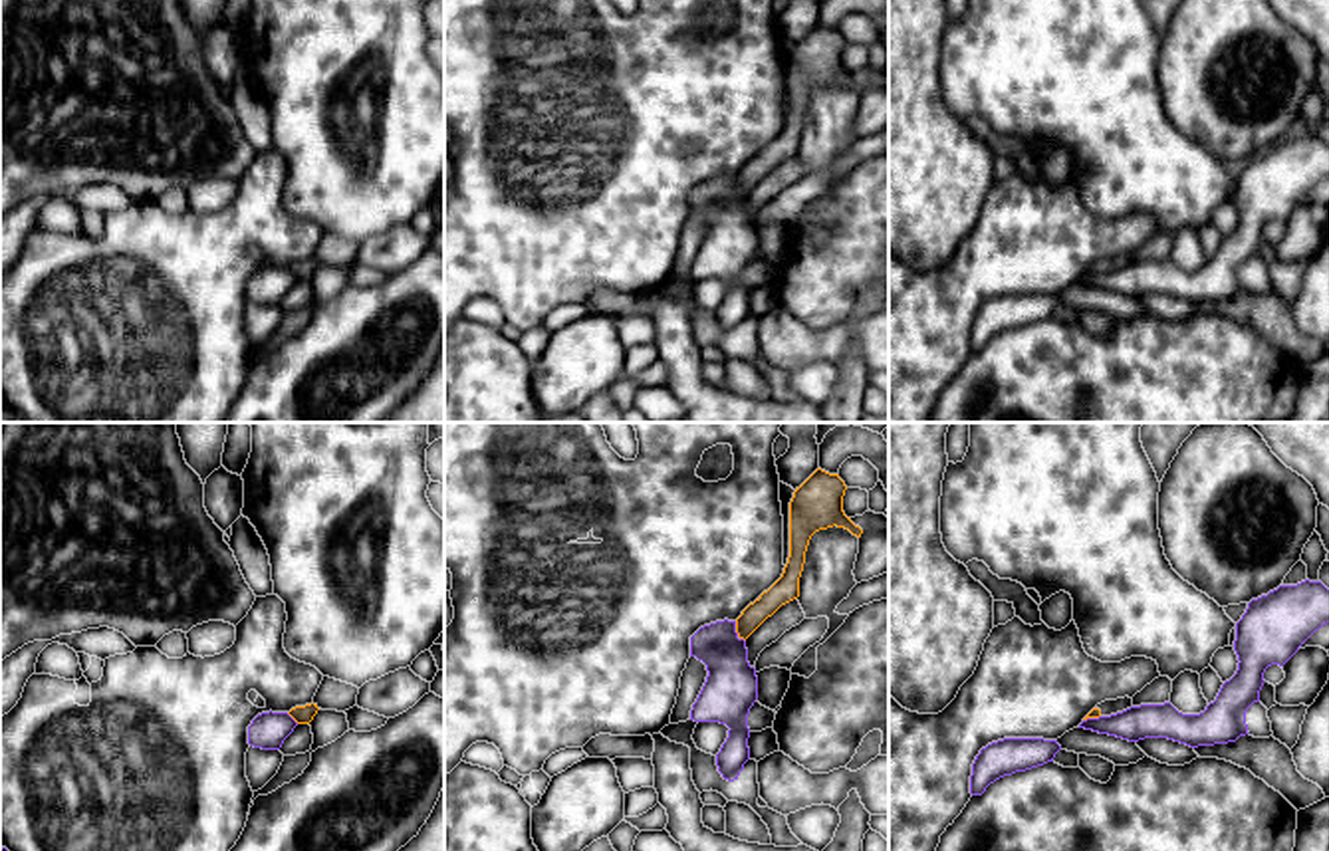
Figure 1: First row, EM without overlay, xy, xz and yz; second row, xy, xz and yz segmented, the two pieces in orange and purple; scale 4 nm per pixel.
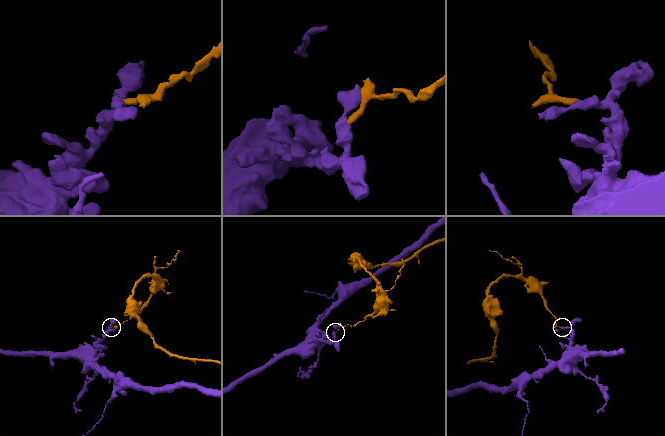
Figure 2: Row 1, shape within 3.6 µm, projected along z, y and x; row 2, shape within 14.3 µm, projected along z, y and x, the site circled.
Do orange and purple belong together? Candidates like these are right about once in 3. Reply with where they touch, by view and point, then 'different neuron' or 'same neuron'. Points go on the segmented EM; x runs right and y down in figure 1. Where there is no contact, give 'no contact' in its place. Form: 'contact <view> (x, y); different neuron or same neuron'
contact xz (736, 631); different neuron

